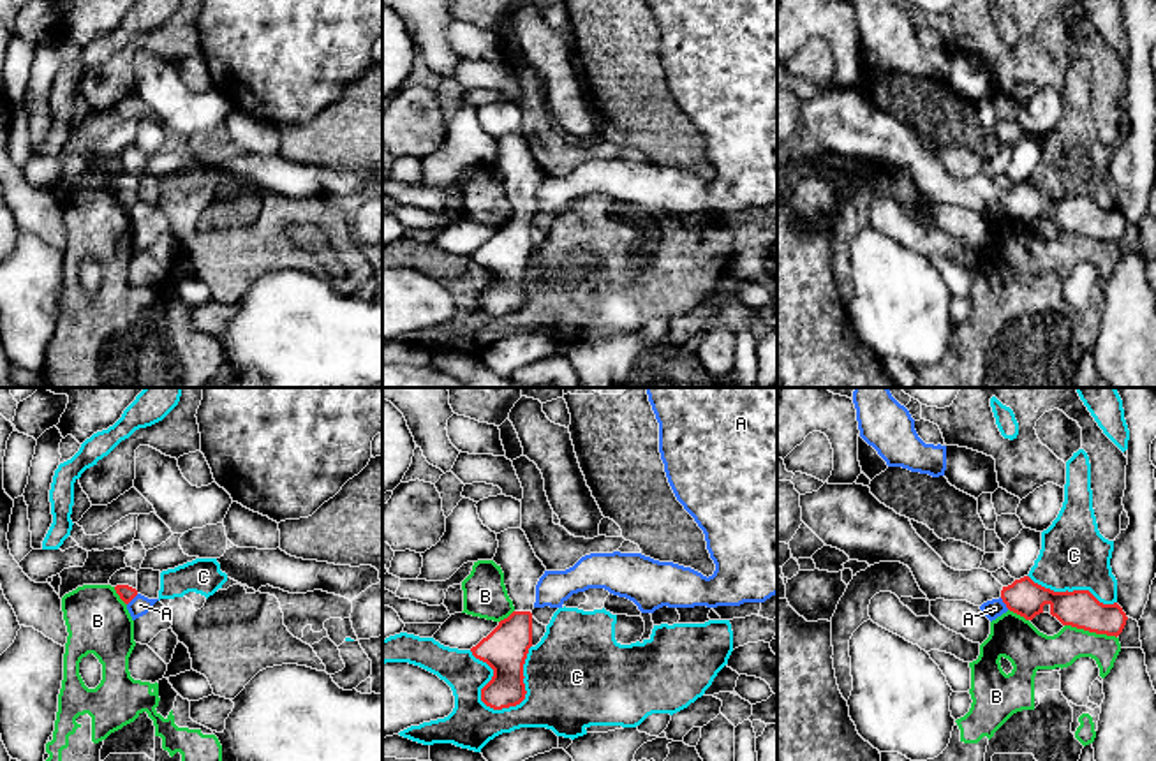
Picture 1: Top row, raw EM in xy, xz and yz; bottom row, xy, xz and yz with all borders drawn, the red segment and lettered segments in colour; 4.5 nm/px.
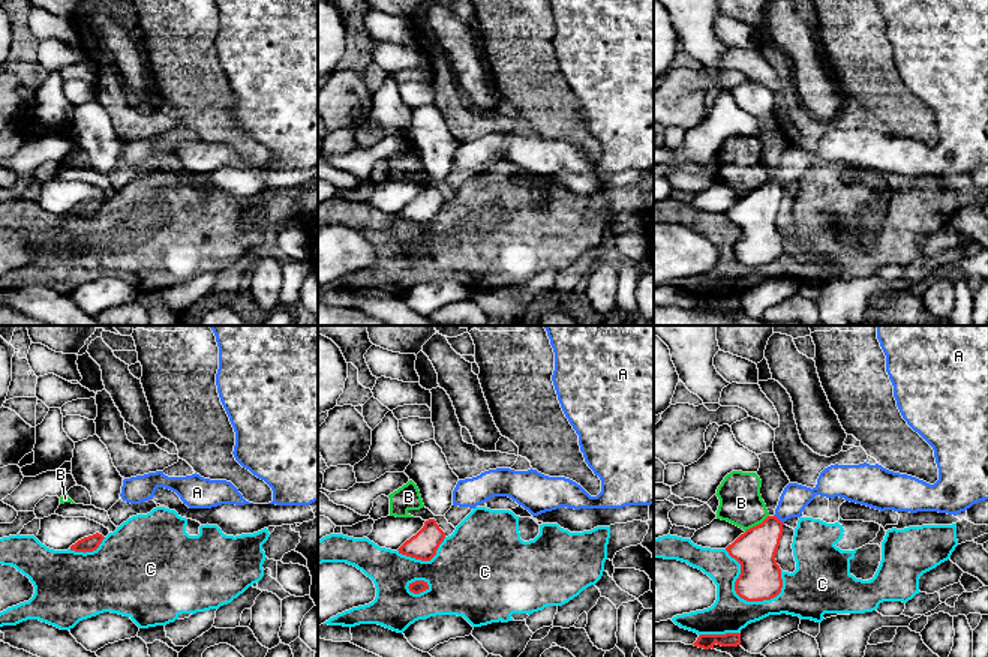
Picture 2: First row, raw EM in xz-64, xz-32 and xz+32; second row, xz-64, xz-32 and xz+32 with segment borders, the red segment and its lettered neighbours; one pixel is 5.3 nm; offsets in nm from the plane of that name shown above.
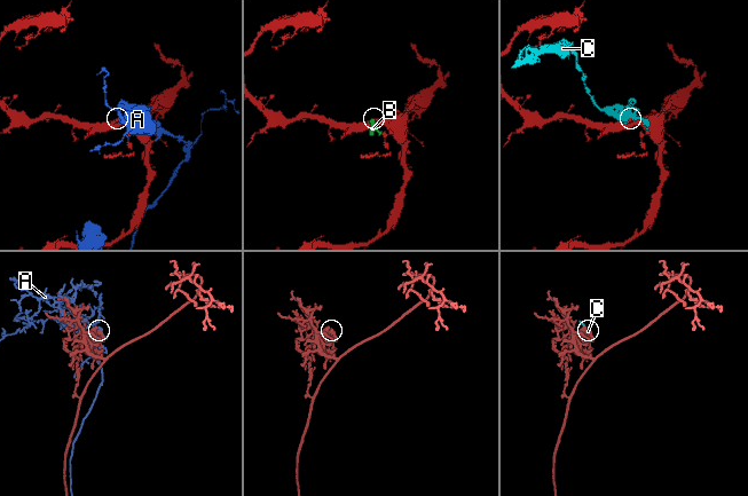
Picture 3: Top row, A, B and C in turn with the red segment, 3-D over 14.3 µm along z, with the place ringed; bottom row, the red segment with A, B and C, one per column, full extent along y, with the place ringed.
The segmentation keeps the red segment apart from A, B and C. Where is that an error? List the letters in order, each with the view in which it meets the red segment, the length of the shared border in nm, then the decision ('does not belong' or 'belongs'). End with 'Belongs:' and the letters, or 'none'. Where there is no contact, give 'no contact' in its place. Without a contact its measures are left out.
A: meets red in yz; contact 70 nm long; does not belong
B: meets red in yz; contact 240 nm long; does not belong
C: meets red in xz; contact 360 nm long; does not belong
Belongs: none

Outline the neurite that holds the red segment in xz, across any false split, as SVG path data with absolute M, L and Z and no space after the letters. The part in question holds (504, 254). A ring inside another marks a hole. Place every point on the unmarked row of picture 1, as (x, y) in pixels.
M522 134L497 139L499 153L492 164L504 178L504 190L515 217L471 254L472 261L493 275L492 285L481 294L481 307L502 315L525 305L523 270L532 252L532 215L536 190L546 173L536 162Z

